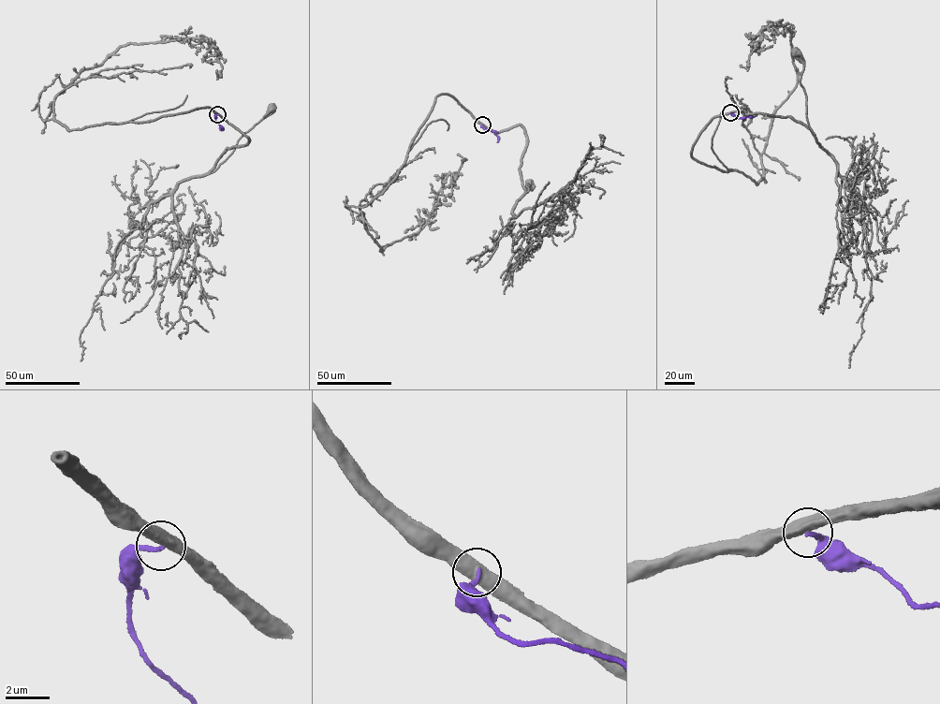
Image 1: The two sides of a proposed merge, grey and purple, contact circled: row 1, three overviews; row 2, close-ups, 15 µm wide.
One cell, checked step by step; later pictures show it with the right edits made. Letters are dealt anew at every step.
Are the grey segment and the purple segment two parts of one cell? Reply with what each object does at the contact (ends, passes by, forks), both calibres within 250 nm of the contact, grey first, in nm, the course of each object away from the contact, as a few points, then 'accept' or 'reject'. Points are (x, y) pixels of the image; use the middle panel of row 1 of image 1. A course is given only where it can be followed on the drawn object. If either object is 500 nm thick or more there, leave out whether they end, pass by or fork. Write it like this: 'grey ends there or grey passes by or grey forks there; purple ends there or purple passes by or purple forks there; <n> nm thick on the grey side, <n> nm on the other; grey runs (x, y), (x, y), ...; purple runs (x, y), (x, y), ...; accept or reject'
550 nm thick on the grey side, 220 nm on the other; grey runs (482, 124), (499, 132), (522, 126), (526, 147), (520, 169), (526, 192), (530, 184); purple runs (482, 124), (482, 128), (493, 132), (497, 142); reject

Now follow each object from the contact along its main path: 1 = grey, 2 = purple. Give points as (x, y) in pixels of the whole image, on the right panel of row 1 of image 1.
1: (730, 112), (790, 117), (815, 136), (800, 80), (803, 64), (797, 52)
2: (730, 112), (739, 118), (754, 116)

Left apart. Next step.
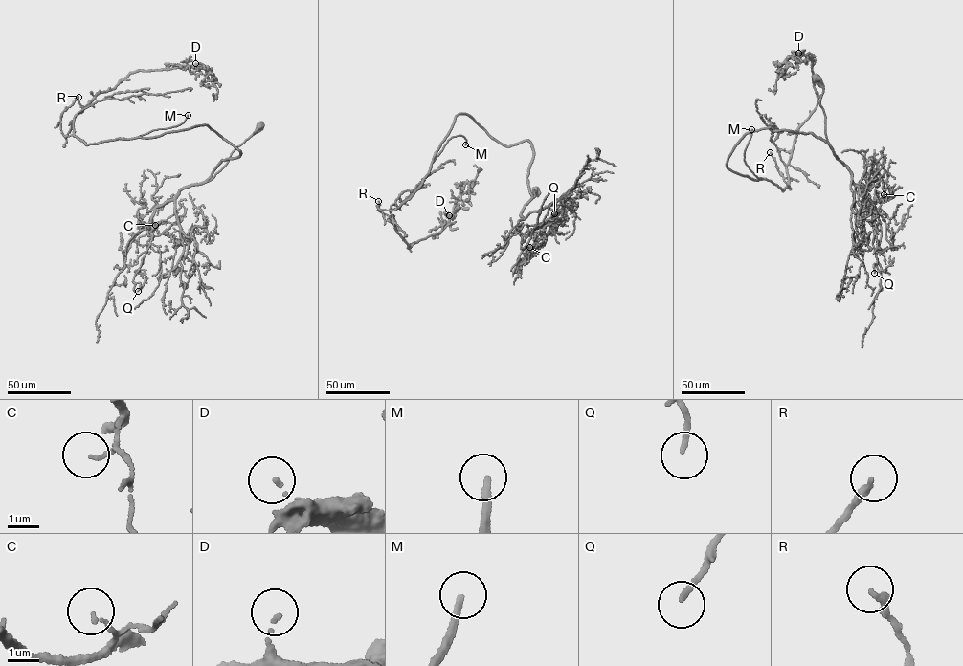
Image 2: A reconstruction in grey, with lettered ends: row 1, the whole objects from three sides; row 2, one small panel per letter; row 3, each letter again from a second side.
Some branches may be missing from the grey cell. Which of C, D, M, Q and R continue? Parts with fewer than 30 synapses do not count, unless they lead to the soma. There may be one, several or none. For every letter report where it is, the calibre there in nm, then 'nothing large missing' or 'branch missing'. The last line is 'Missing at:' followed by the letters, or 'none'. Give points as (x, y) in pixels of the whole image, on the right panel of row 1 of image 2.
C: place (884, 194); calibre 110 nm; nothing large missing
D: place (798, 53); calibre 90 nm; branch missing
M: place (751, 129); calibre 220 nm; branch missing
Q: place (874, 273); calibre 150 nm; nothing large missing
R: place (770, 152); calibre 240 nm; nothing large missing
Missing at: D, M

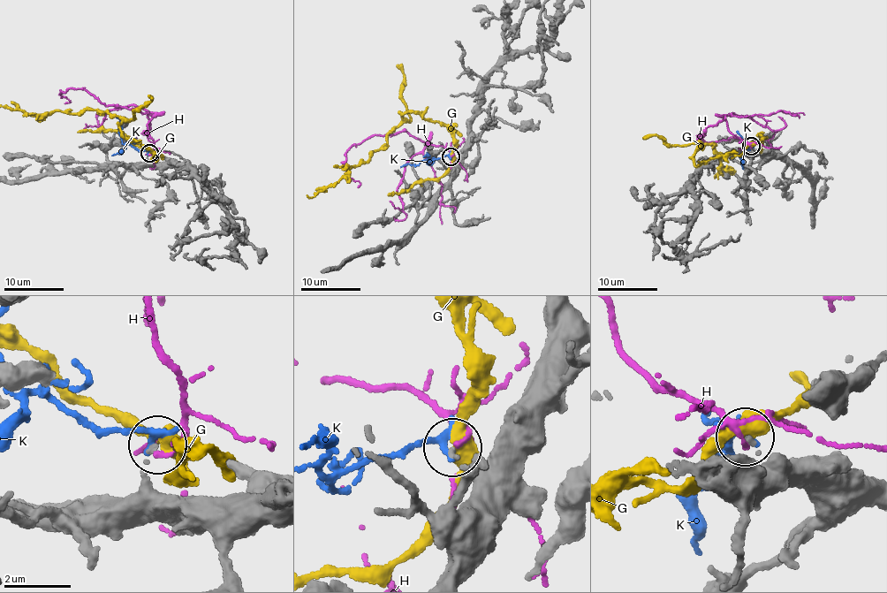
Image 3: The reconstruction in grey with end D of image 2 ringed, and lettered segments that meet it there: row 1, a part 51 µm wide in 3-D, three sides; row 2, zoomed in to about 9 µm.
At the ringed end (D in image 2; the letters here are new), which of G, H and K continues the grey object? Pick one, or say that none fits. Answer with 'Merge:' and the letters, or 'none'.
Merge: none

